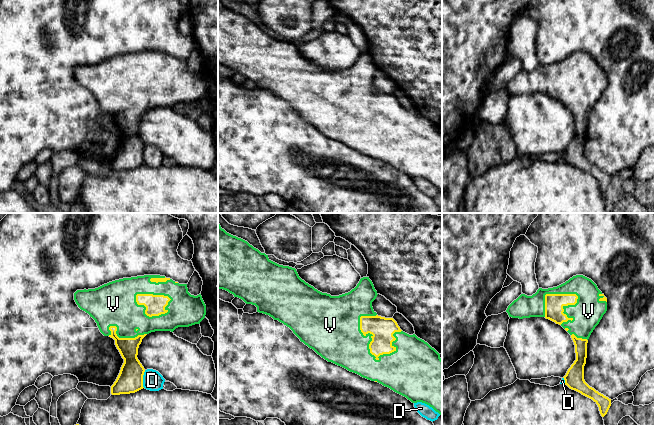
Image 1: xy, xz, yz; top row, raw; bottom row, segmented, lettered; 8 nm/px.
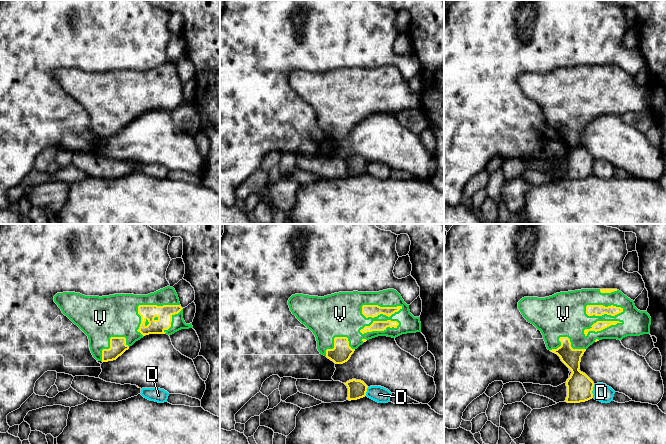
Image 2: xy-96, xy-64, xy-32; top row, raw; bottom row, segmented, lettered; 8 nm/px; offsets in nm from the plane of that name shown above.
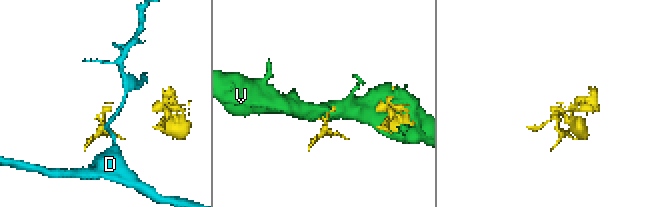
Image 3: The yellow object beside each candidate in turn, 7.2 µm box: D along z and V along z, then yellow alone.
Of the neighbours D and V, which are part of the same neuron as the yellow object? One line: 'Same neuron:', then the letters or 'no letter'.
Same neuron: V

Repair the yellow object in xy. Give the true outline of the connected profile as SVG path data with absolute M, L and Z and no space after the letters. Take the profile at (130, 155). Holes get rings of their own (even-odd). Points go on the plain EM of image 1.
M144 51L131 54L123 54L104 60L95 65L77 66L74 69L74 76L78 83L92 93L100 108L104 112L109 112L115 116L115 121L119 126L124 139L120 149L111 162L112 171L130 170L143 165L144 143L137 134L138 124L142 115L149 109L155 107L171 107L178 103L189 103L205 94L206 81L201 70L194 72L188 68L187 60L179 60L170 54L160 51Z

